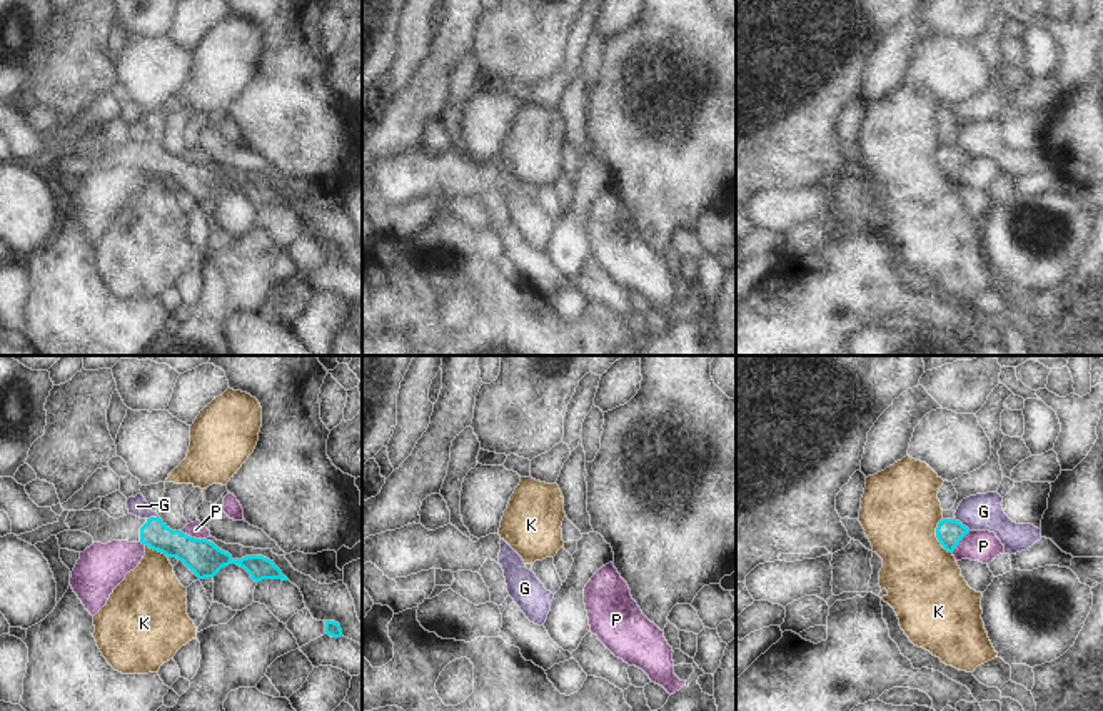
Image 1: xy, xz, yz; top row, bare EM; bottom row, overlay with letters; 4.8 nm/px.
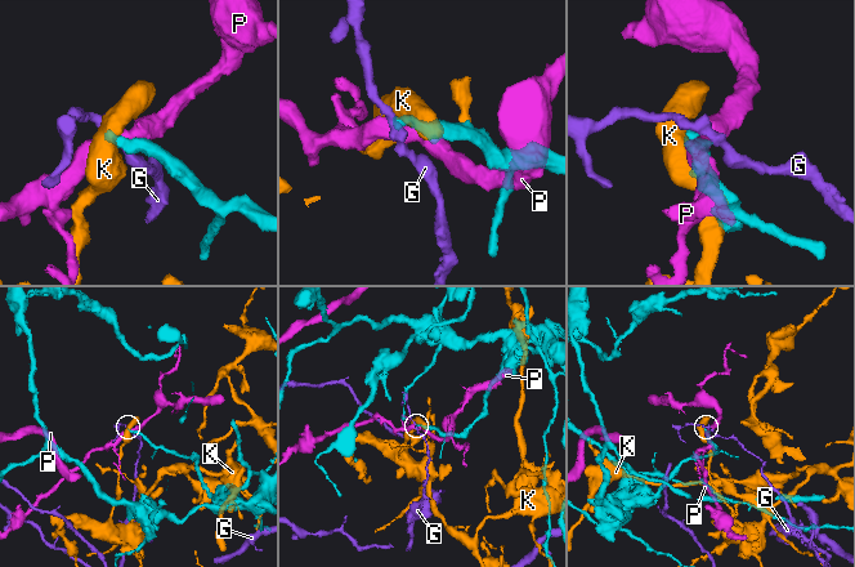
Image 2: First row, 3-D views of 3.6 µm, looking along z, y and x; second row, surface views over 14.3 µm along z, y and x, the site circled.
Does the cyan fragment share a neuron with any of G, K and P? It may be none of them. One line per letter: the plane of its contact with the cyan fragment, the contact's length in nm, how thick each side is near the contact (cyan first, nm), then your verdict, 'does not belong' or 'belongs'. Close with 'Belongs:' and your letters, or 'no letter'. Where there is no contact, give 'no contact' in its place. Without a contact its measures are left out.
G: yz | 90 nm | 130/180 nm | does not belong
K: yz | 180 nm | 130/380 nm | does not belong
P: xy | 130 nm | 170/80 nm | does not belong
Belongs: no letter

